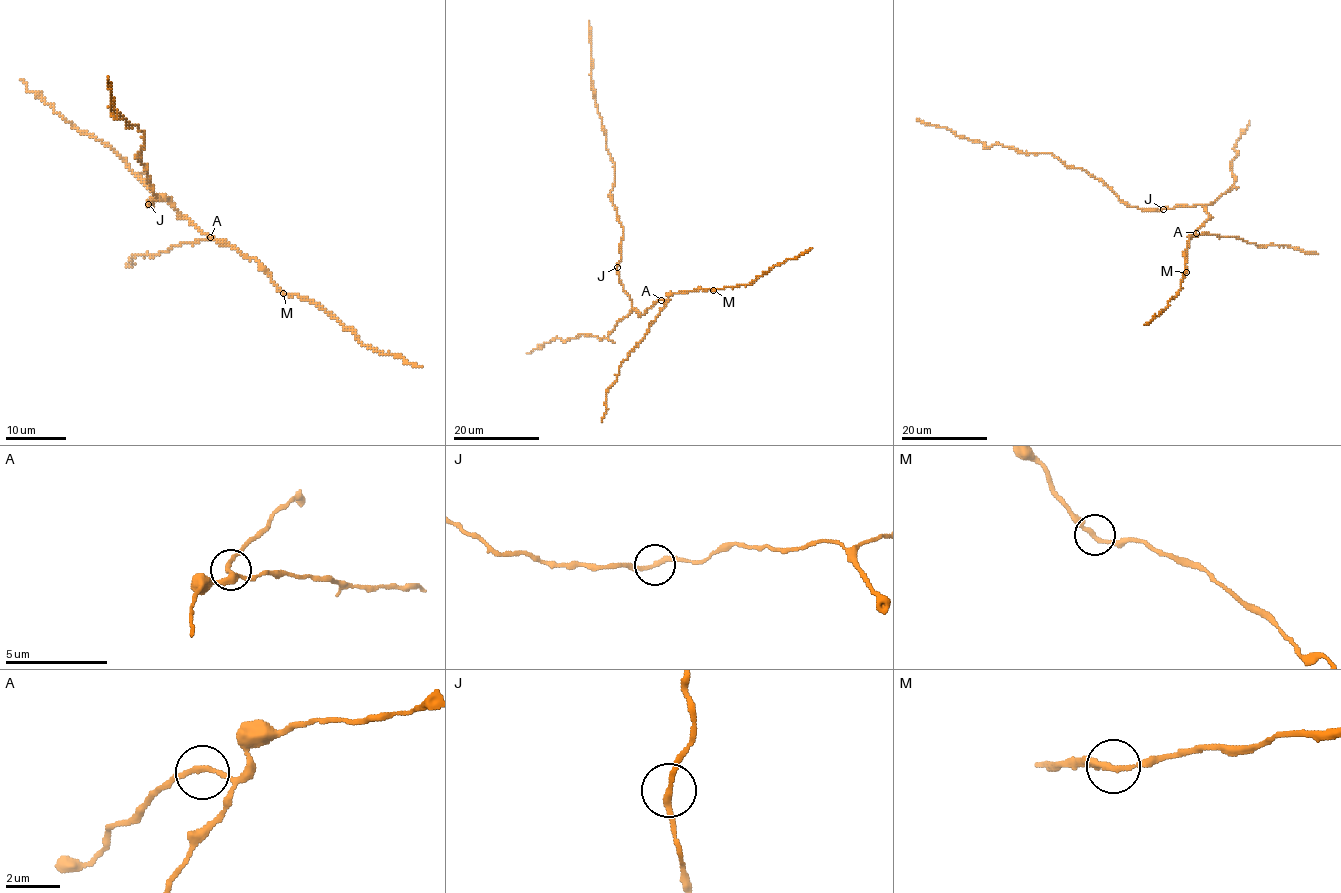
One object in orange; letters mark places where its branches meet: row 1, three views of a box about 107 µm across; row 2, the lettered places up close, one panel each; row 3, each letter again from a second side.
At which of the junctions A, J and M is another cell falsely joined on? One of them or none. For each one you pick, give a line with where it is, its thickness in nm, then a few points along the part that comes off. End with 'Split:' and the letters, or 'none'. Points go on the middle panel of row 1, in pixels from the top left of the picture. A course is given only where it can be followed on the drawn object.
Split: none

